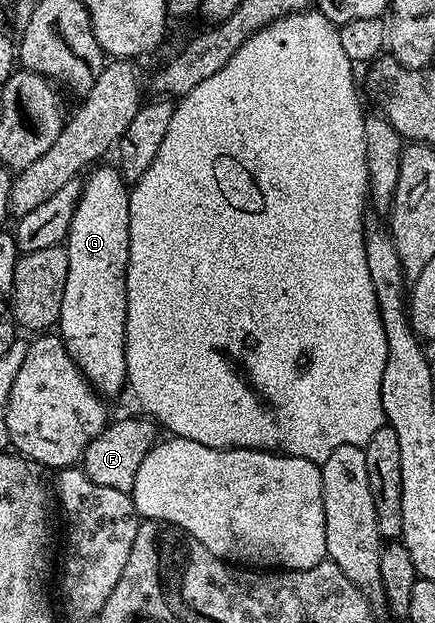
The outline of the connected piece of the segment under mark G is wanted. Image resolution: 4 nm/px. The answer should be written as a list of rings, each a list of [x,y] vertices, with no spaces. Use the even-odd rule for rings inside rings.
[[[95,167],[85,177],[82,196],[64,241],[68,254],[68,282],[64,282],[64,302],[56,328],[68,354],[94,391],[103,398],[111,398],[127,387],[126,271],[130,265],[130,188],[117,167],[102,167]]]

